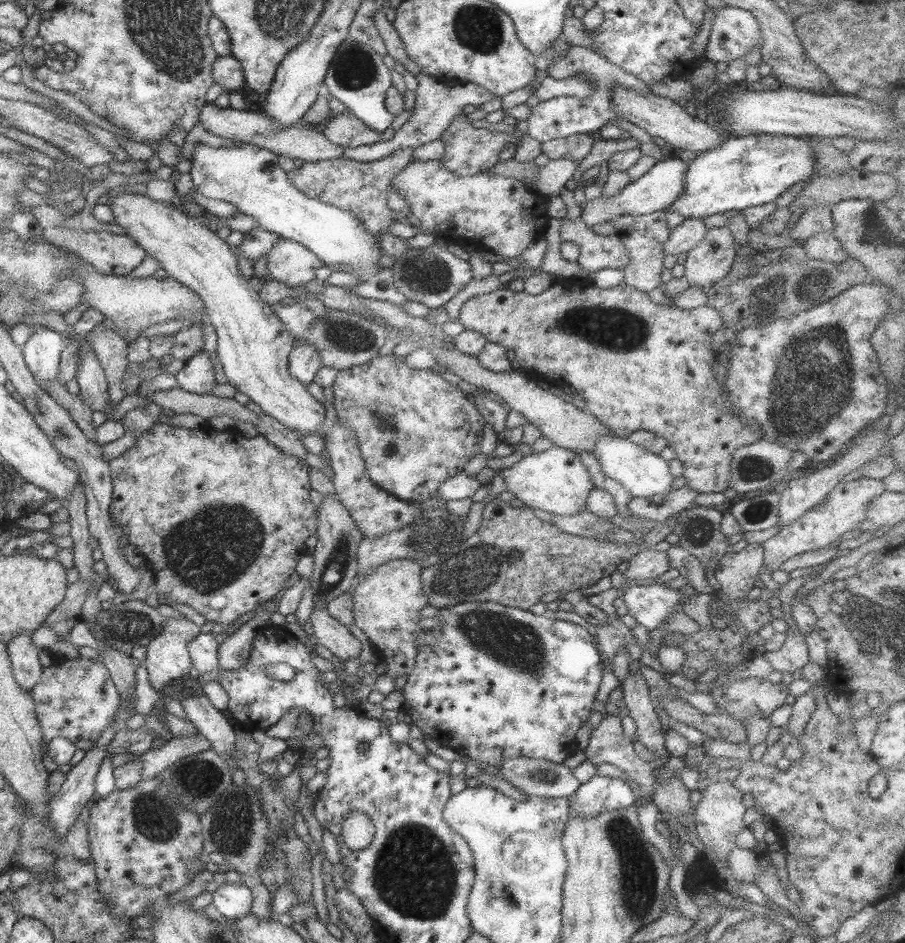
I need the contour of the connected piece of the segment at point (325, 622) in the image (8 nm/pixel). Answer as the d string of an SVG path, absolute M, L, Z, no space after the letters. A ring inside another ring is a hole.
M313 602L312 609L309 619L313 630L312 635L316 638L317 644L328 648L335 657L336 663L345 663L351 658L357 658L361 643L351 635L346 626L327 614L327 605Z

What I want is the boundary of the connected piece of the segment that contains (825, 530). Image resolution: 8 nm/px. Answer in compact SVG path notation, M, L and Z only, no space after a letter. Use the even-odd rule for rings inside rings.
M865 477L850 482L839 482L814 507L811 507L793 522L789 522L787 526L782 527L772 538L760 544L763 567L769 569L769 572L773 572L779 570L781 563L793 556L829 547L842 534L855 529L857 522L866 519L865 508L867 508L867 504L875 496L881 495L883 491L885 491L885 486L882 481Z

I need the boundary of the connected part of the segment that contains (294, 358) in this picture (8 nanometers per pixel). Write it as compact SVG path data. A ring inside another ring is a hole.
M309 344L293 345L288 356L289 374L302 385L313 380L315 372L321 367L319 354Z

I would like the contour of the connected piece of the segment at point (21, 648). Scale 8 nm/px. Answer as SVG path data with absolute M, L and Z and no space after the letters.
M31 631L17 633L6 644L14 679L20 684L20 688L27 692L30 692L42 675L42 667L37 659L39 652L31 643L31 634Z

